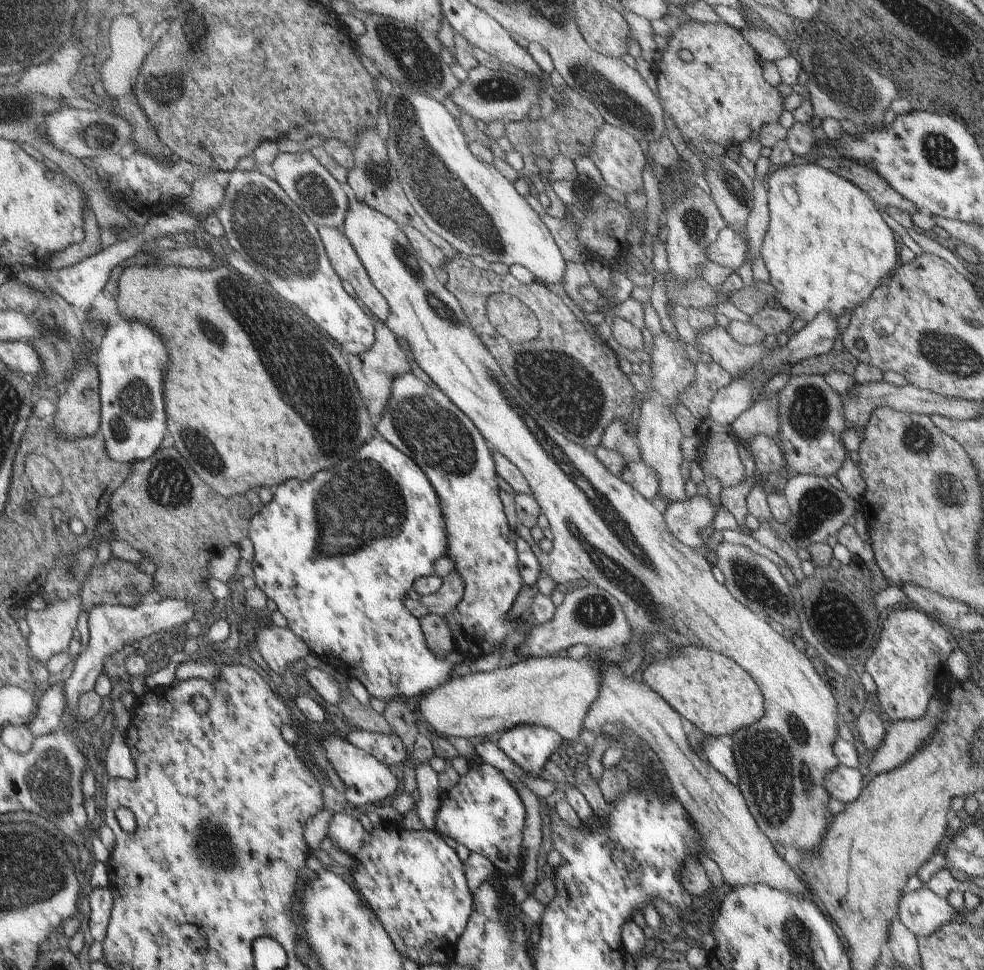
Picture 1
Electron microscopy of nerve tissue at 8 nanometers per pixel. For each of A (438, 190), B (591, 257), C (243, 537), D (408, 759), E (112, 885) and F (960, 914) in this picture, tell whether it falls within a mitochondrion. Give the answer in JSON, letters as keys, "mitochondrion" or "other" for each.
{"A":"mitochondrion","B":"other","C":"other","D":"other","E":"other","F":"other"}

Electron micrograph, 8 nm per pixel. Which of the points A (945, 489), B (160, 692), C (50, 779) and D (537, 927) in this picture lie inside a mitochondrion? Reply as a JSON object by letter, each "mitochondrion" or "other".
{"A":"mitochondrion","B":"other","C":"mitochondrion","D":"other"}

